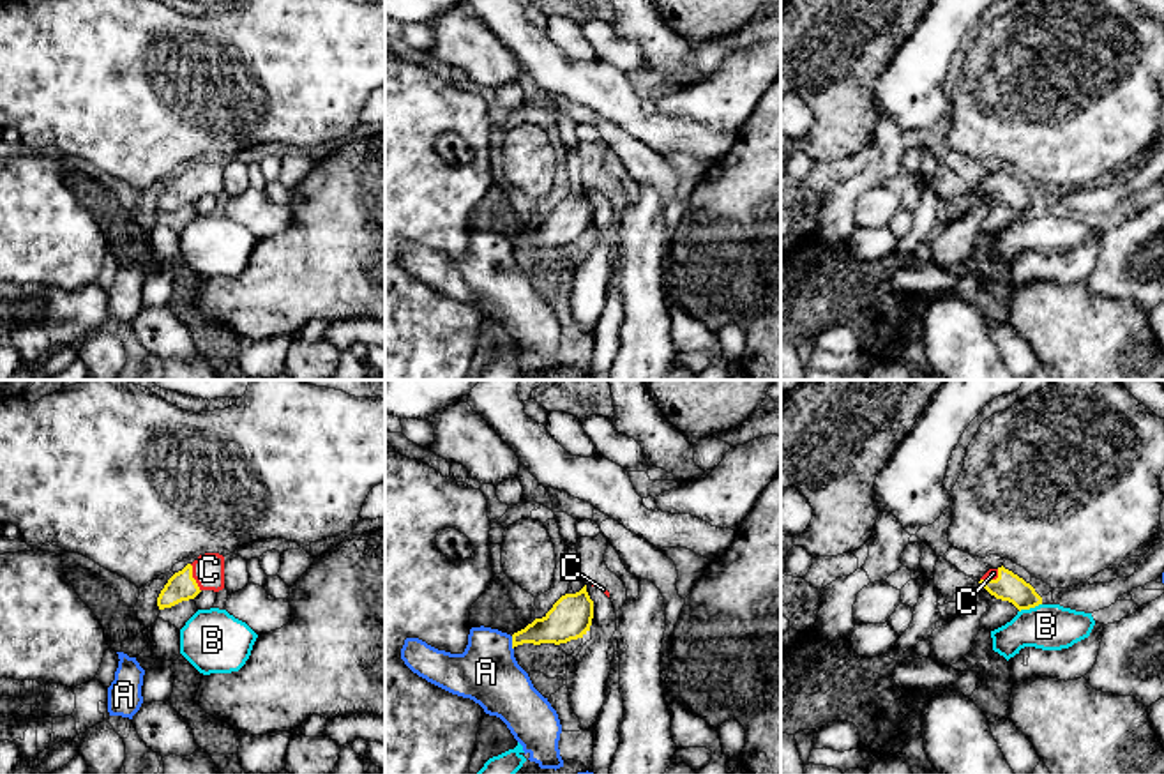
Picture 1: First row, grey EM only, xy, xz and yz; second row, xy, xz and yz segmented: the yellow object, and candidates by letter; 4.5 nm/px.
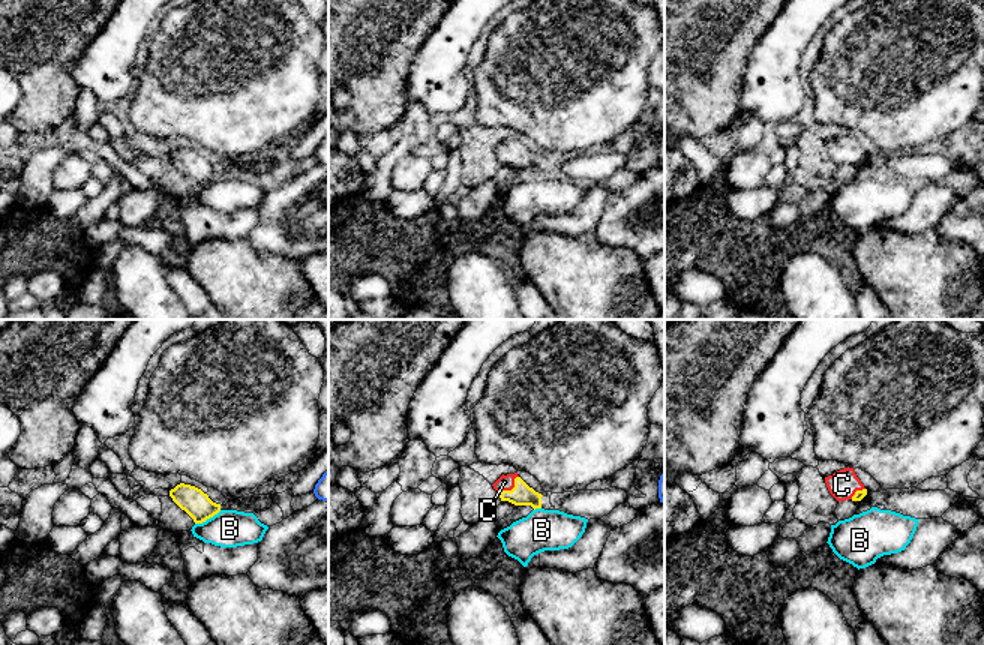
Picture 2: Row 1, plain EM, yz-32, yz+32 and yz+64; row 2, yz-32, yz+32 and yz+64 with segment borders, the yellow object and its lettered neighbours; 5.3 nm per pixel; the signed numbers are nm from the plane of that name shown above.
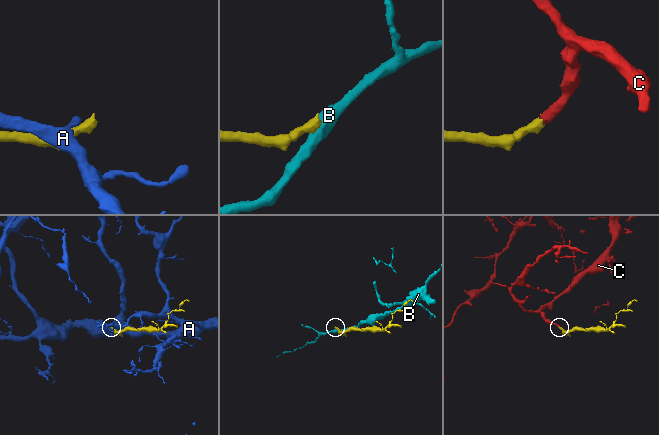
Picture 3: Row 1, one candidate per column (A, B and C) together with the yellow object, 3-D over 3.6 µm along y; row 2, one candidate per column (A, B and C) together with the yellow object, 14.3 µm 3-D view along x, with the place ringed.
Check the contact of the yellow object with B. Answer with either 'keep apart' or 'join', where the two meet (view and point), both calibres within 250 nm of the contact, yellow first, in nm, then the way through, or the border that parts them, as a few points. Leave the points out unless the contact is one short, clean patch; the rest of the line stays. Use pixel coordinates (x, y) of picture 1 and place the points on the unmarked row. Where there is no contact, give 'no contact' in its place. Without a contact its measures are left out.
keep apart; contact yz (1030, 211); calibres 130 and 200 nm; border yz (1041, 207), (1020, 216)

